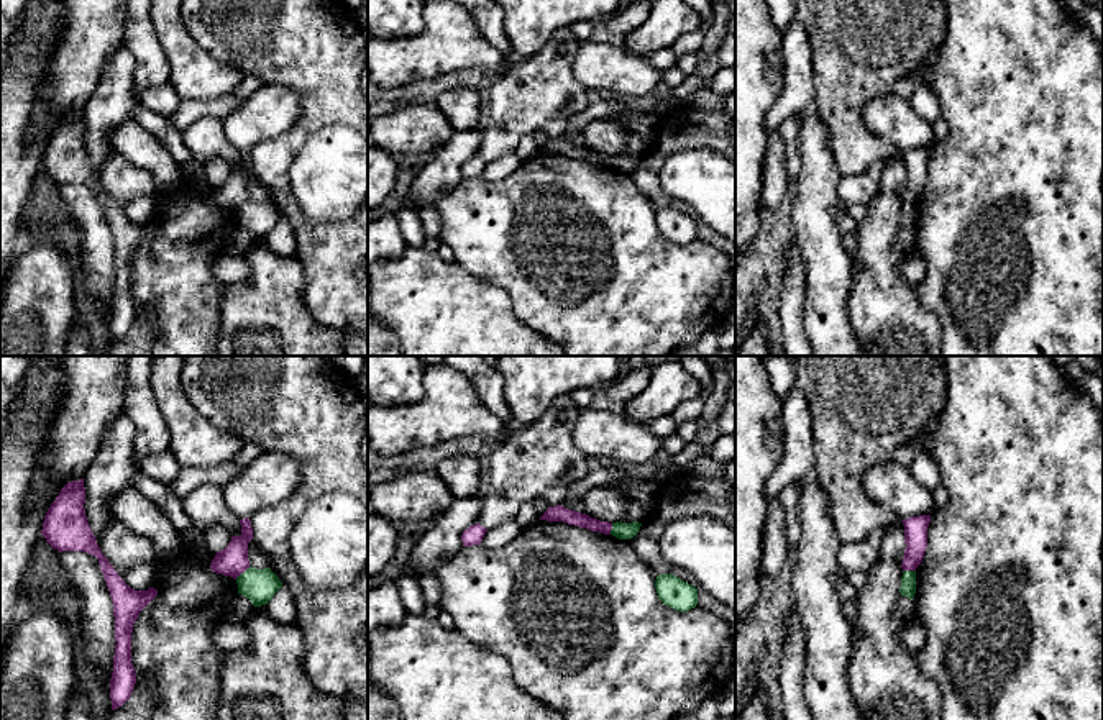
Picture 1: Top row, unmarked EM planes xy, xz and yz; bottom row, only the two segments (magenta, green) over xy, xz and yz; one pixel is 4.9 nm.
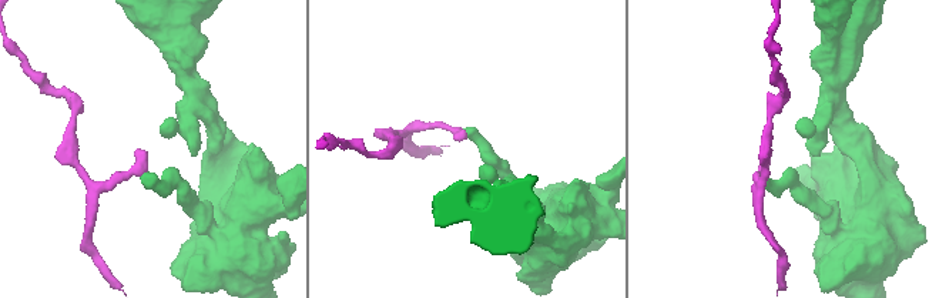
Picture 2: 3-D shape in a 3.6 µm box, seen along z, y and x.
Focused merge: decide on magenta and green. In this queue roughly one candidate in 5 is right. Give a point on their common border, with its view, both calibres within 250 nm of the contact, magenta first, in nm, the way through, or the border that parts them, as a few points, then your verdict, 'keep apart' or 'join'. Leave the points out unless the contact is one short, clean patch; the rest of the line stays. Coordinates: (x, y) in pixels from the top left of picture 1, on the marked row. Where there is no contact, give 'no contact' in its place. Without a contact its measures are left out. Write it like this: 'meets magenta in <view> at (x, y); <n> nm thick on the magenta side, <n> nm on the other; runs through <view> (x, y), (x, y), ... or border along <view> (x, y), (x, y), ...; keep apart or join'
meets magenta in xy at (242, 573); 150 nm thick on the magenta side, 160 nm on the other; border along xy (248, 566), (235, 578); keep apart

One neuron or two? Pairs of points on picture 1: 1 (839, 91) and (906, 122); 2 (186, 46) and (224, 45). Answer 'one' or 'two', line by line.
1: two
2: two

